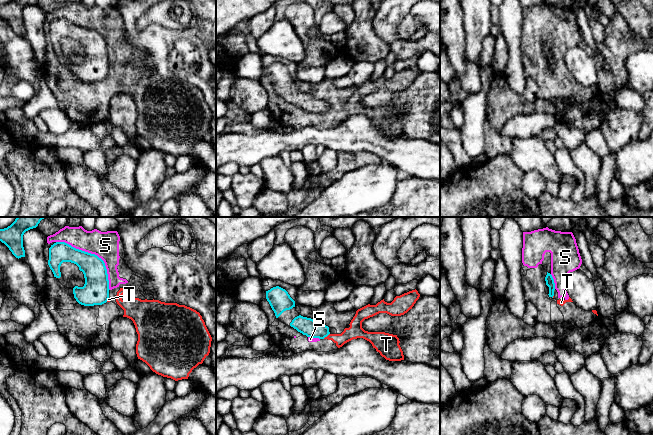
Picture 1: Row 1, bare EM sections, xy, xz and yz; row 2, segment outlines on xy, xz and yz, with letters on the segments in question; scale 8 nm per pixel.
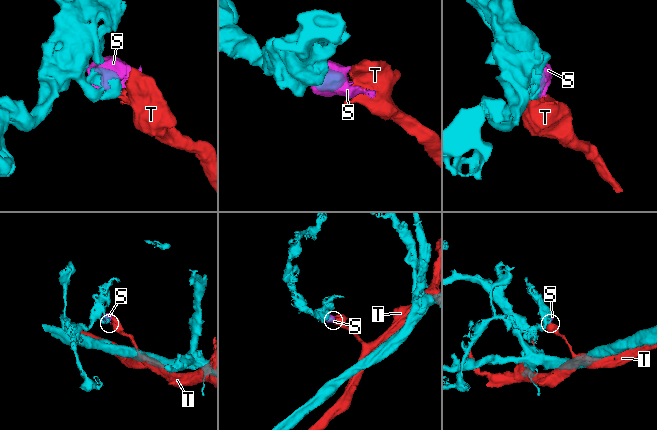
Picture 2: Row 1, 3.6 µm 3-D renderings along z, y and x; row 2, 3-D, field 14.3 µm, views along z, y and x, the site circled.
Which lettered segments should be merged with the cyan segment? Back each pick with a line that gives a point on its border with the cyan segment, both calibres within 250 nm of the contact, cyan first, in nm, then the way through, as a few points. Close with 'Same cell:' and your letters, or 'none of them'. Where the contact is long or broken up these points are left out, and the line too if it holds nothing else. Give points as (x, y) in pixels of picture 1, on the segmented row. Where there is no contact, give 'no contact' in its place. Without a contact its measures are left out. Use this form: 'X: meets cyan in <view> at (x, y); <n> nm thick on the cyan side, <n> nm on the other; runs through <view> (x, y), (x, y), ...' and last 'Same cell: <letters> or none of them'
Same cell: none of them

